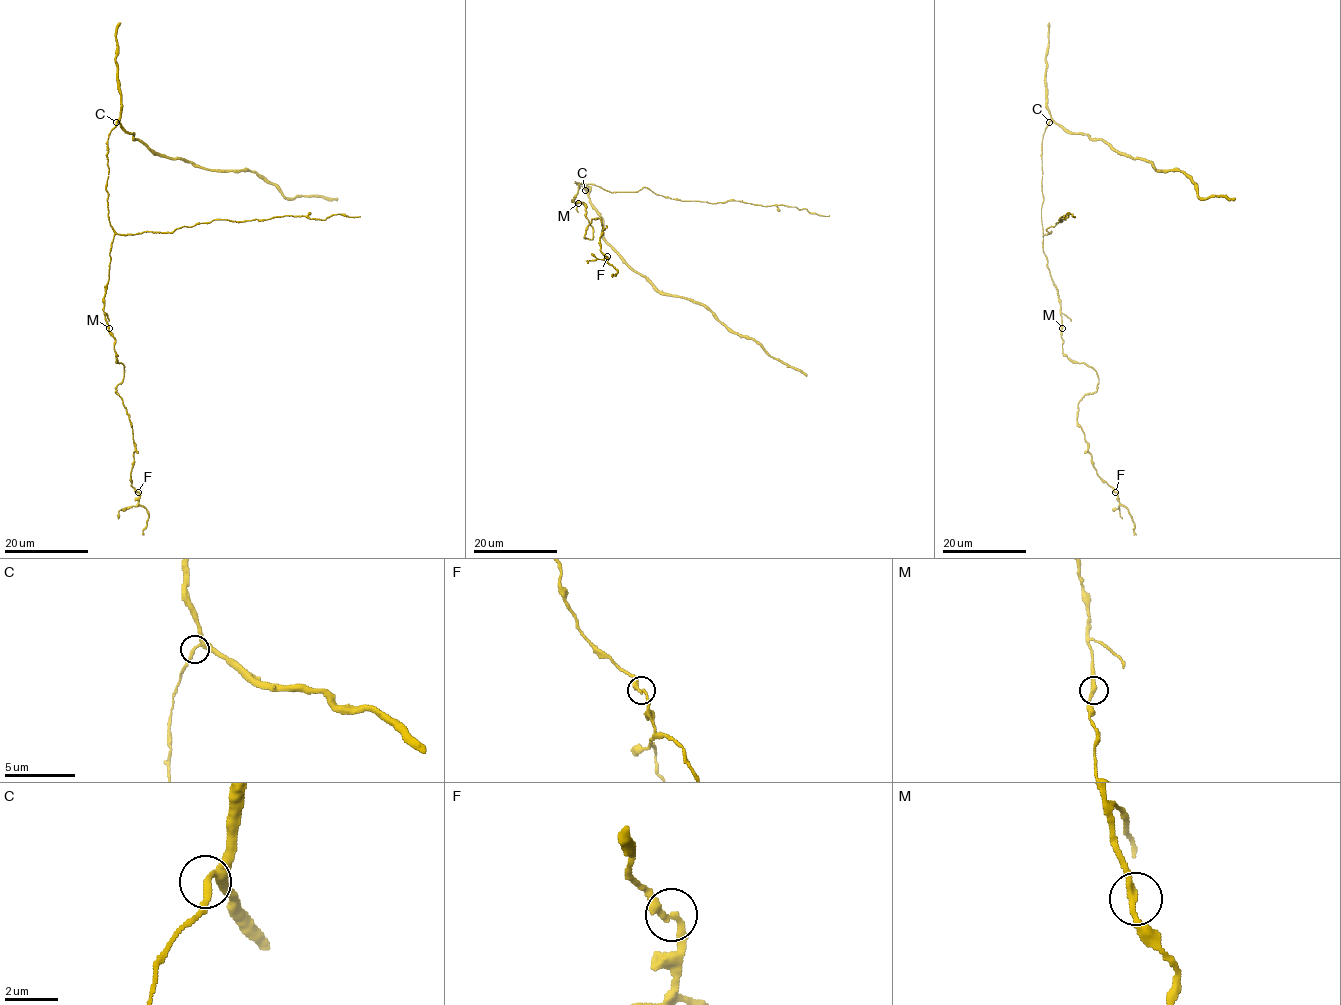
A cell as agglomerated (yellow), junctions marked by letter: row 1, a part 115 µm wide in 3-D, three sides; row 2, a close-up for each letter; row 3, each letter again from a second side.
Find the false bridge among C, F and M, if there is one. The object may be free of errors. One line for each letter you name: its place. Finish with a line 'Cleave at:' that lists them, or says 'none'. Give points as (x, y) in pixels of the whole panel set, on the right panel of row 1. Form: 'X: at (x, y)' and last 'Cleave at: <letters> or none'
Cleave at: none

